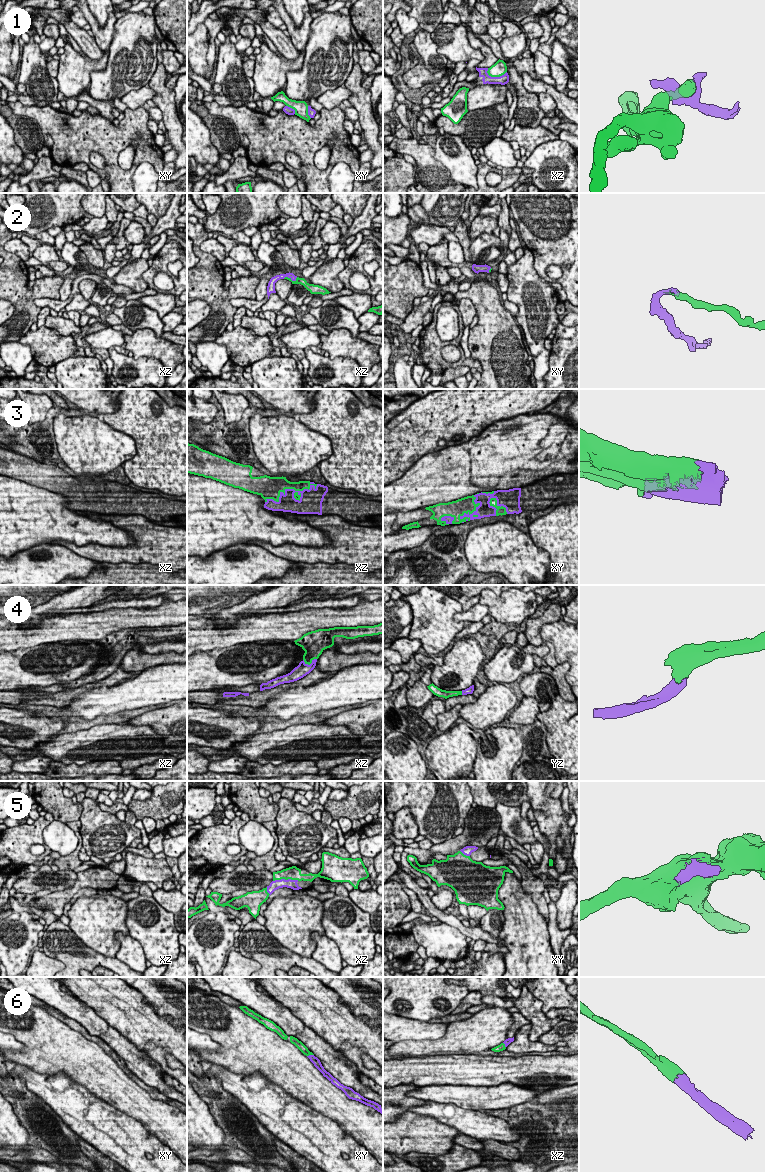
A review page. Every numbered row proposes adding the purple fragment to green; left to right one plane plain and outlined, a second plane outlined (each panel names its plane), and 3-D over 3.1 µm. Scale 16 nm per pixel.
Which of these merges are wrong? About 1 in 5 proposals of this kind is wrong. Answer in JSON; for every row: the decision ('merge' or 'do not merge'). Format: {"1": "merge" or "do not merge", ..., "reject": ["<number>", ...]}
{"1": "do not merge", "2": "merge", "3": "merge", "4": "merge", "5": "merge", "6": "merge", "reject": ["1"]}

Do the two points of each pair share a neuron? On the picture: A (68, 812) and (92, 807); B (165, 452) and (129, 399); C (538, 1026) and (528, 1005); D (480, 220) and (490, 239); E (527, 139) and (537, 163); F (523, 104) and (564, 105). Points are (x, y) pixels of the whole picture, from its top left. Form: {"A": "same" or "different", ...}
{"A": "different", "B": "same", "C": "same", "D": "different", "E": "different", "F": "different"}

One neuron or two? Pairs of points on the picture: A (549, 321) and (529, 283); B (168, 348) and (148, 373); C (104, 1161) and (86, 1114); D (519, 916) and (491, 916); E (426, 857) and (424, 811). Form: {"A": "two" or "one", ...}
{"A": "one", "B": "two", "C": "two", "D": "two", "E": "two"}

